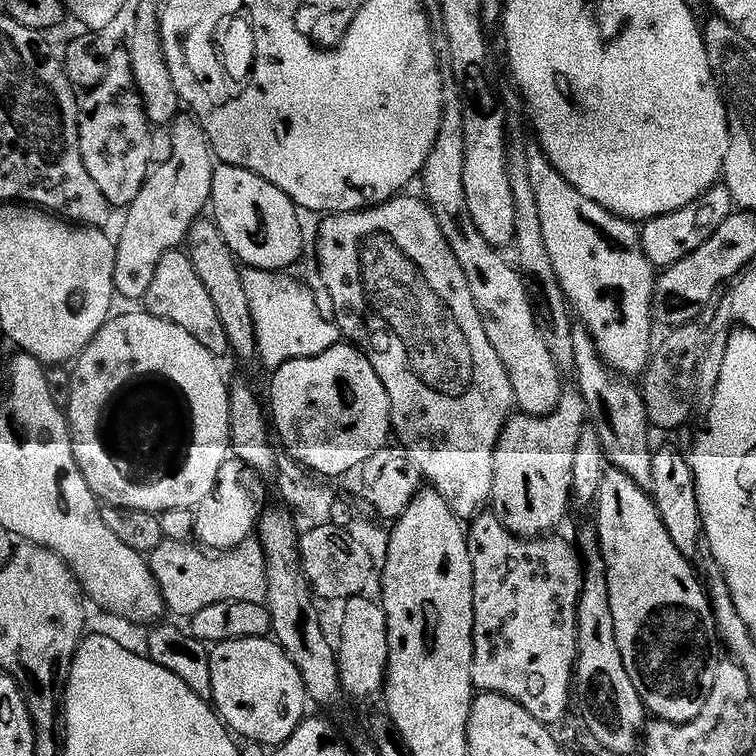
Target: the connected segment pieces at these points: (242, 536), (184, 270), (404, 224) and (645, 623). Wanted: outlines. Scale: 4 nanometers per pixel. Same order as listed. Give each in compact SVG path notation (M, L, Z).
M228 459L219 471L215 490L197 507L195 537L203 547L214 552L232 551L253 537L262 512L258 510L253 492L246 485L246 475L248 469L240 460Z
M175 250L164 255L154 270L153 282L149 292L142 299L143 307L152 316L162 318L166 322L174 322L174 326L182 326L190 338L202 342L206 350L217 358L229 355L226 330L222 326L222 318L218 318L218 310L214 310L214 301L206 286L202 286L202 278L198 278L198 268L194 267L187 251Z
M401 194L393 196L384 204L375 208L363 208L361 212L338 212L323 217L320 233L316 236L316 260L320 263L320 280L332 299L334 323L341 333L355 347L363 352L365 358L374 366L374 374L382 378L382 386L386 386L386 394L392 407L392 431L395 439L400 439L403 451L409 460L420 467L421 477L436 492L446 498L450 510L460 517L461 521L473 519L489 503L494 482L494 450L498 438L502 434L504 424L514 412L514 397L510 378L506 374L506 366L502 366L502 358L490 346L490 338L486 338L486 330L482 326L482 318L478 314L478 306L474 302L474 294L470 294L470 282L466 282L466 274L462 274L462 266L458 266L458 258L454 258L454 250L446 242L442 234L442 226L438 226L438 218L434 218L432 209L419 195Z
M613 467L605 471L594 511L594 526L600 533L600 552L608 567L614 634L622 662L626 662L626 674L630 674L634 690L638 690L645 709L653 717L668 720L671 724L690 722L702 714L702 706L706 706L706 698L710 698L714 690L714 678L722 663L722 644L716 631L712 601L708 599L693 561L679 552L667 532L653 497L638 486L630 474Z

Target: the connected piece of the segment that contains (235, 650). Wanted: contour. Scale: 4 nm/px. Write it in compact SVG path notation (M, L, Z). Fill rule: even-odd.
M272 638L222 642L211 649L211 654L211 703L220 719L237 737L245 736L256 744L285 744L306 718L304 707L310 704L294 662Z

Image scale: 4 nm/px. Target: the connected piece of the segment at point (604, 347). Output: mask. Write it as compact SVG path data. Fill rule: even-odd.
M529 143L528 154L529 162L527 167L530 169L531 187L535 193L535 201L538 202L539 217L542 220L543 237L546 238L547 253L550 254L557 278L560 280L561 290L564 292L571 311L575 313L579 323L583 324L587 328L588 333L594 338L594 342L598 346L598 354L613 372L623 374L628 378L635 377L635 372L637 374L647 372L649 363L654 355L654 349L652 349L652 324L654 325L654 301L656 298L658 272L644 256L644 247L640 241L641 229L633 221L624 220L620 216L606 211L602 206L598 206L598 202L590 202L590 198L586 198L586 194L578 194L578 190L574 190L574 186L570 186L570 182L566 182L566 178L562 178L562 174L558 174L556 167L548 161L544 151L540 149L539 143Z

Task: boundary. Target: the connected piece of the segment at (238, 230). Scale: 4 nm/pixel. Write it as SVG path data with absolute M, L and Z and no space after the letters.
M220 164L214 170L210 216L215 220L226 246L241 265L260 268L264 272L283 273L291 264L298 263L304 252L304 228L300 225L299 215L301 213L296 203L286 194L282 194L278 186L266 182L266 178L229 164Z

